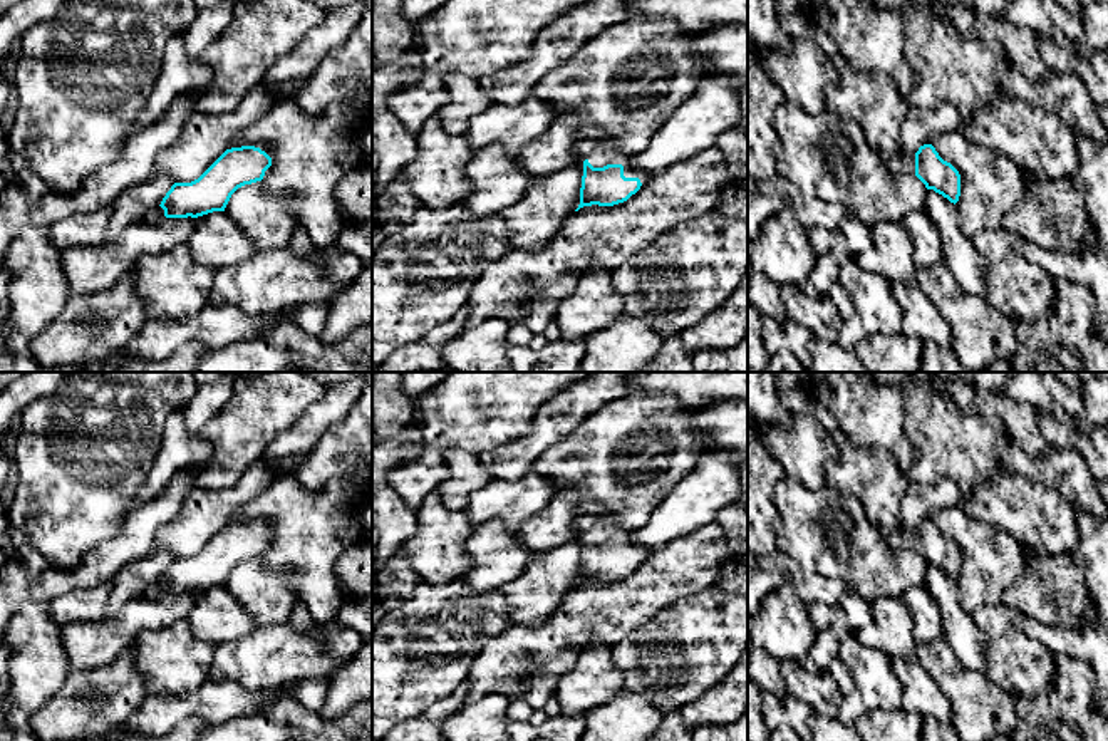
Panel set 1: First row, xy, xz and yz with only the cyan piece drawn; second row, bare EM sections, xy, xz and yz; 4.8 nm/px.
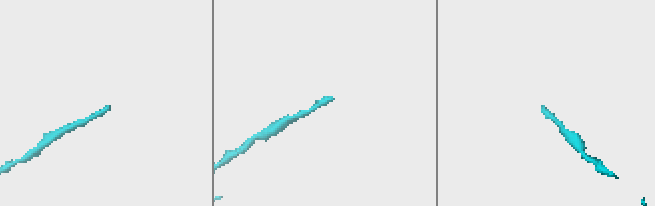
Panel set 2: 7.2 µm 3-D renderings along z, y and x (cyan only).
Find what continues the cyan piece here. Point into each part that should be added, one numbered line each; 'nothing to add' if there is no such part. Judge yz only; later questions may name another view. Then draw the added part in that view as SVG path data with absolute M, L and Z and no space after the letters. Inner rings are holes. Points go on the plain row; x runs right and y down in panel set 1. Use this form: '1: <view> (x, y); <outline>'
1: yz (902, 533); M900 528L900 530L897 531L897 535L895 535L892 540L893 540L893 542L909 540L912 550L915 552L915 531Z

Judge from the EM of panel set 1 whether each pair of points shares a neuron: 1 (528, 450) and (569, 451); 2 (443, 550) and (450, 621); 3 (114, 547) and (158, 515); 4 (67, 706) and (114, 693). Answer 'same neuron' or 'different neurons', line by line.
1: different neurons
2: different neurons
3: same neuron
4: same neuron

